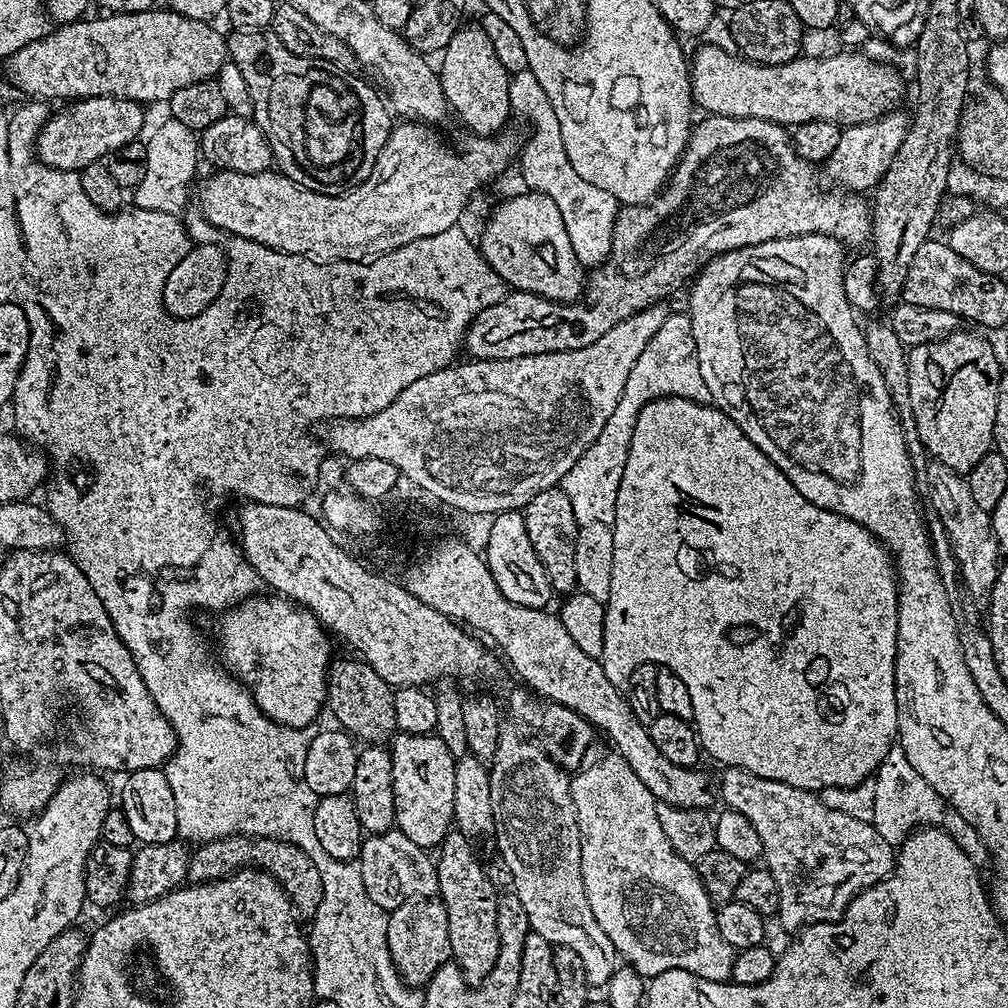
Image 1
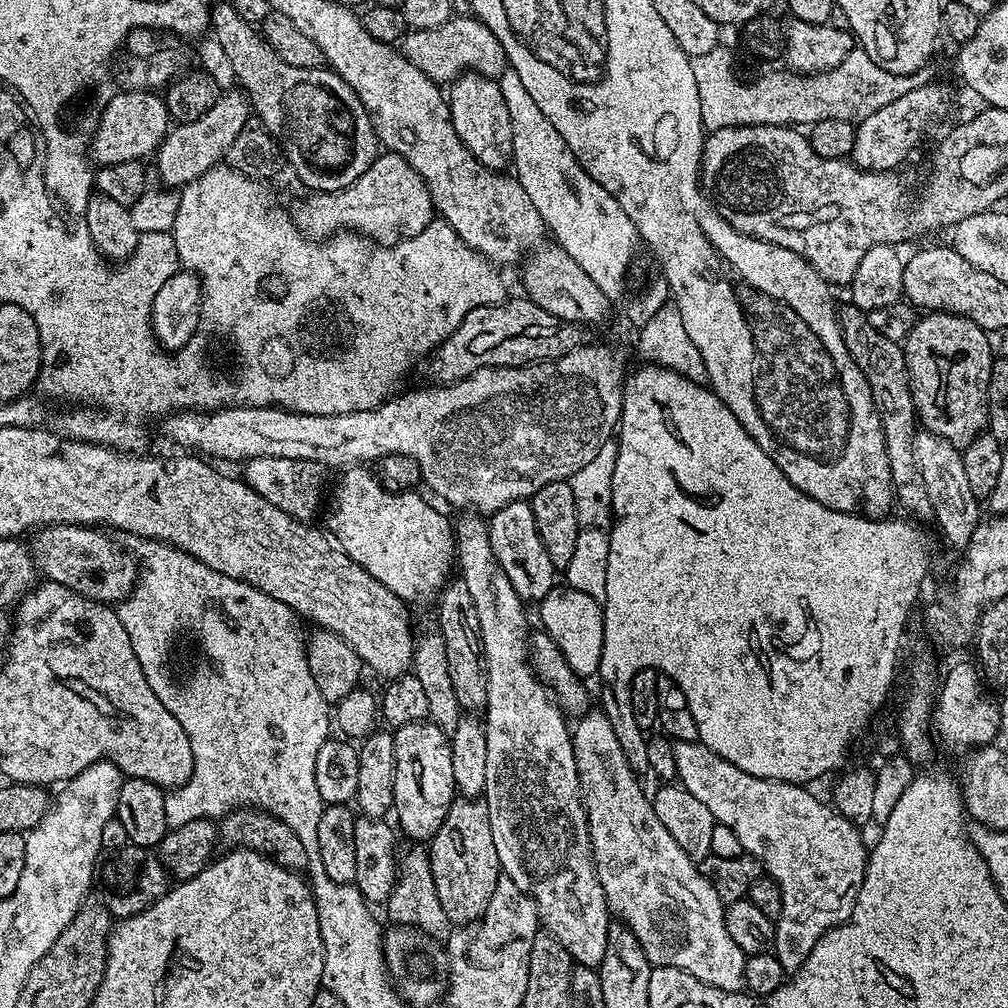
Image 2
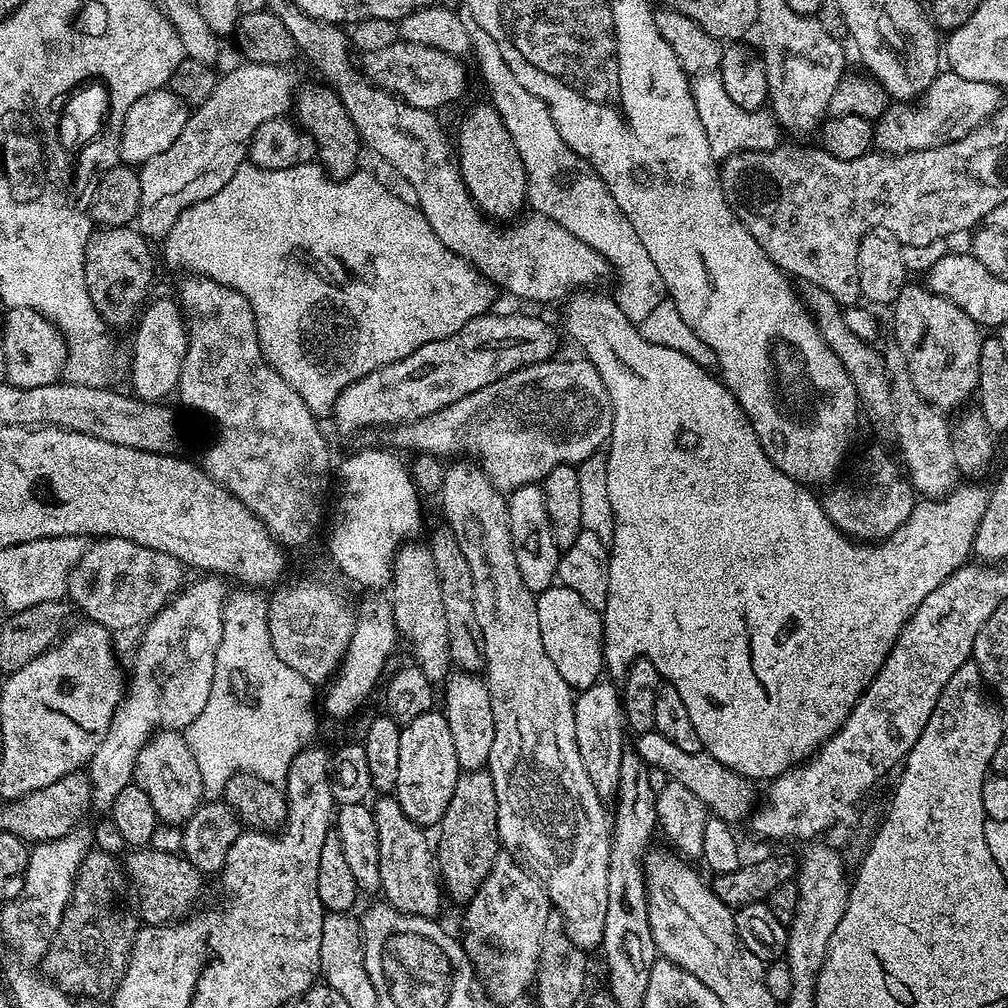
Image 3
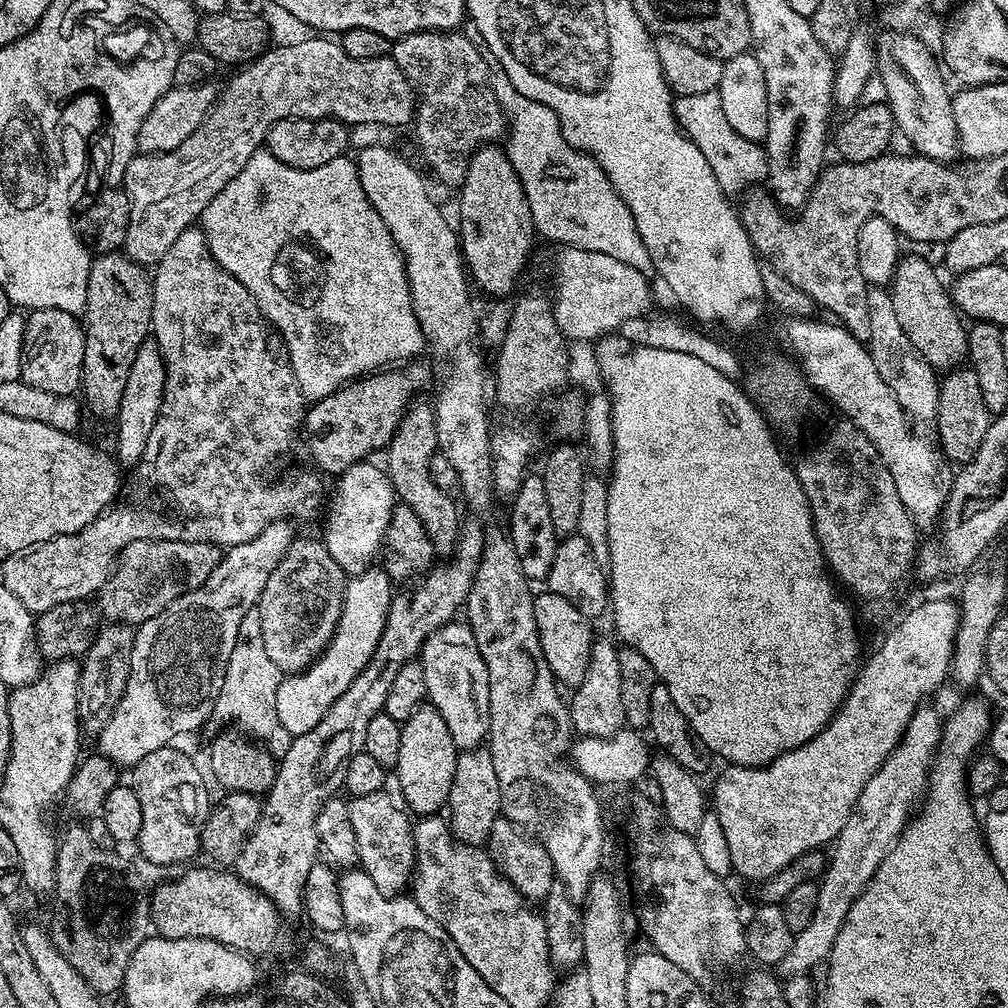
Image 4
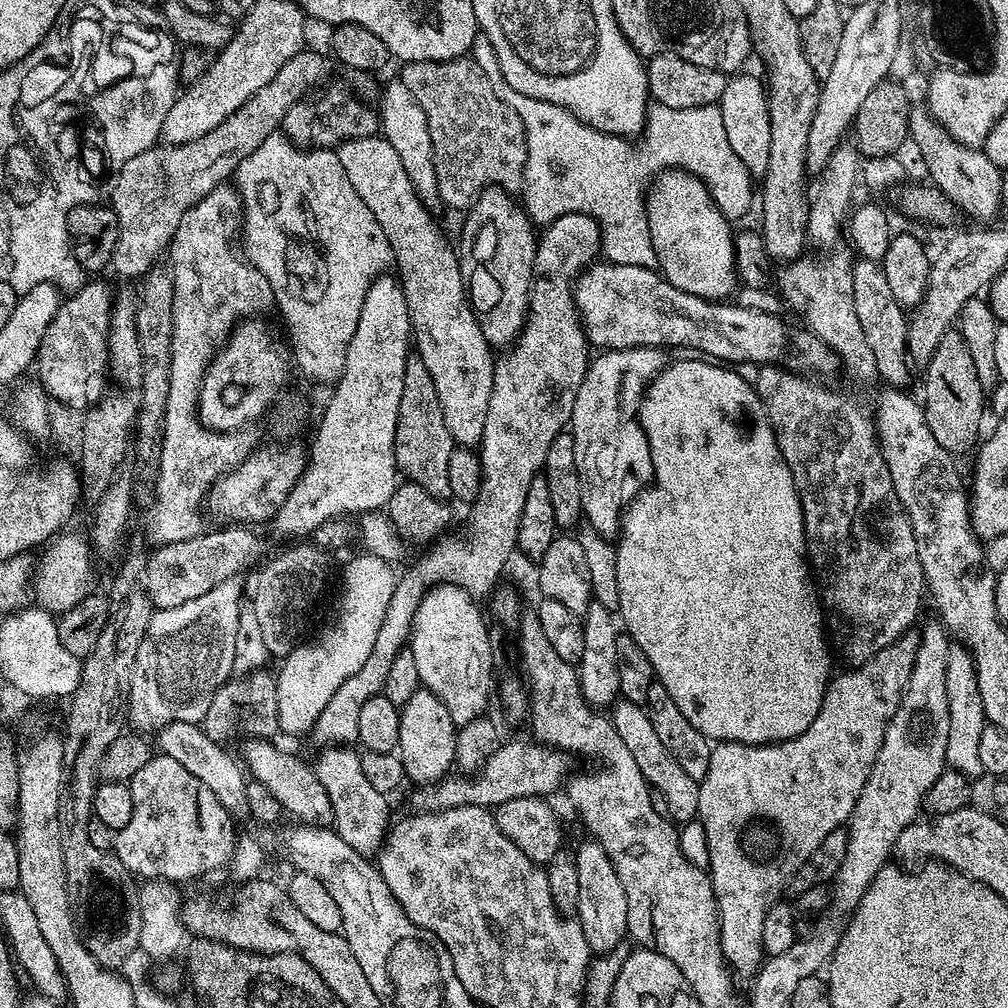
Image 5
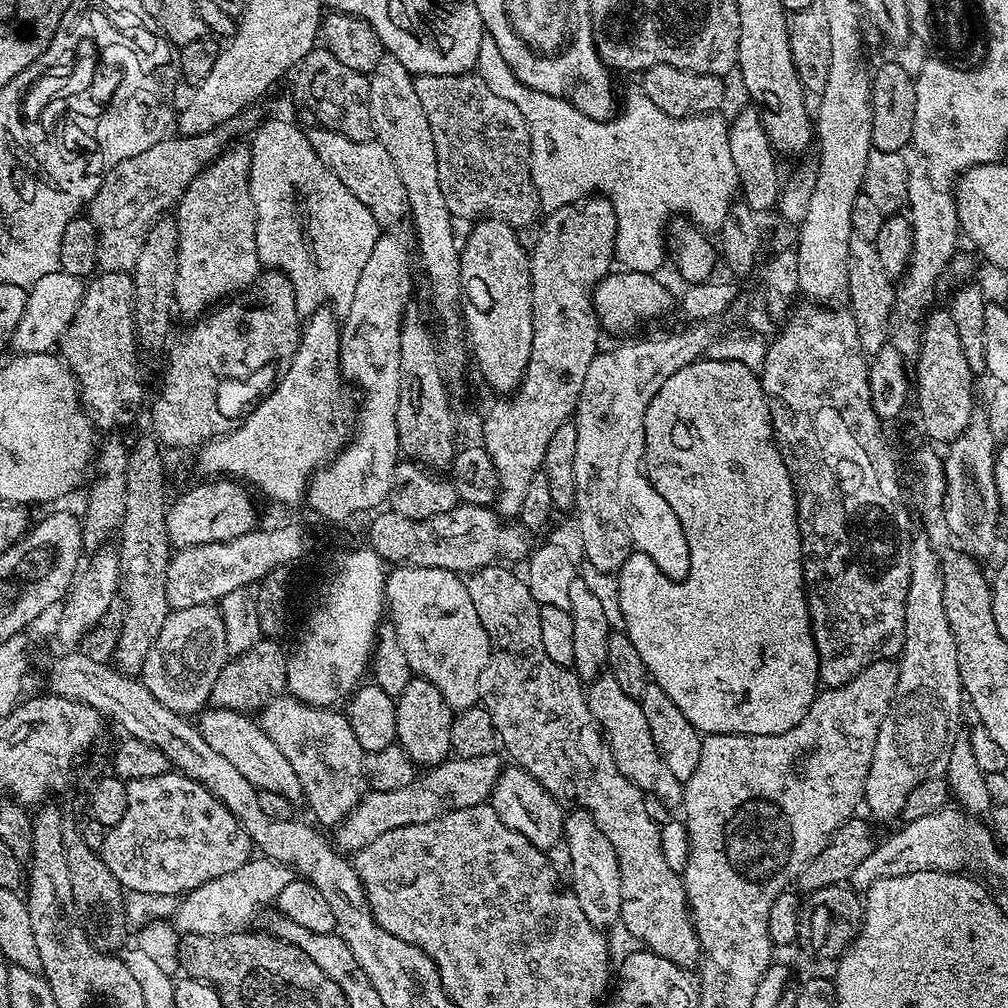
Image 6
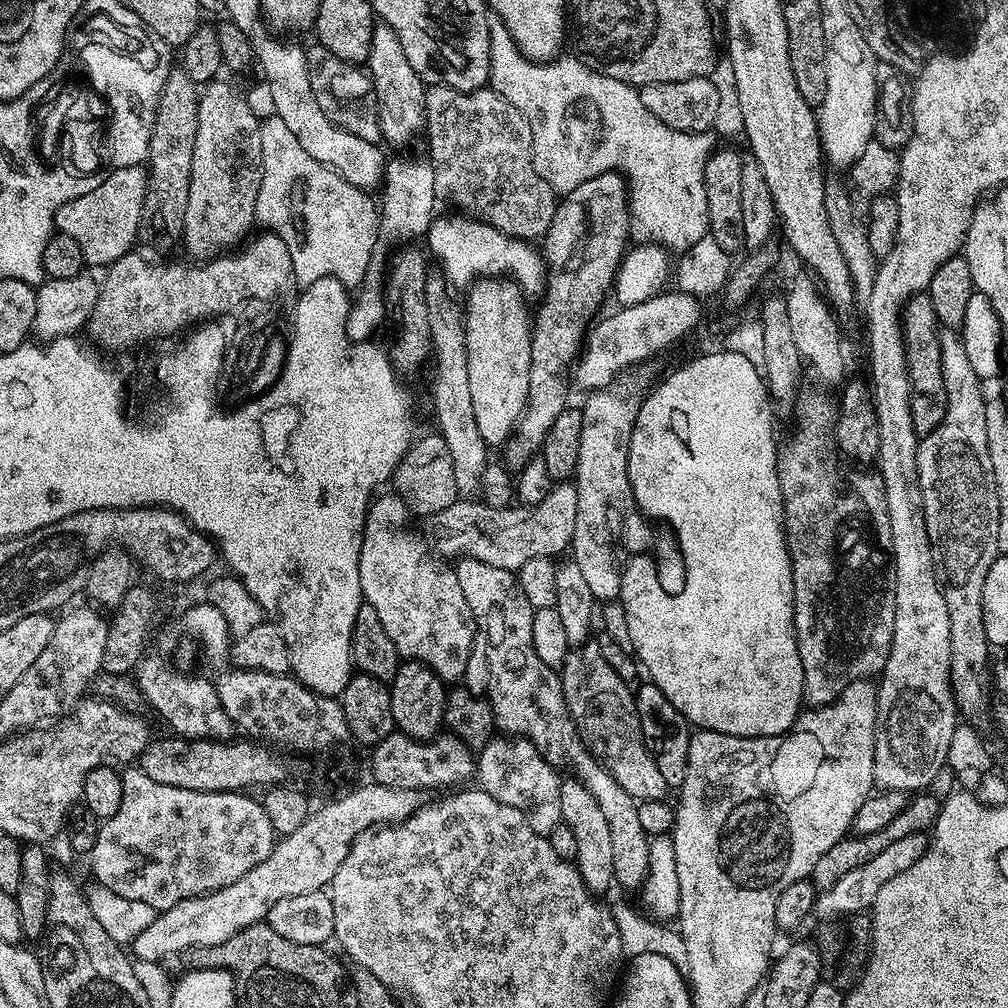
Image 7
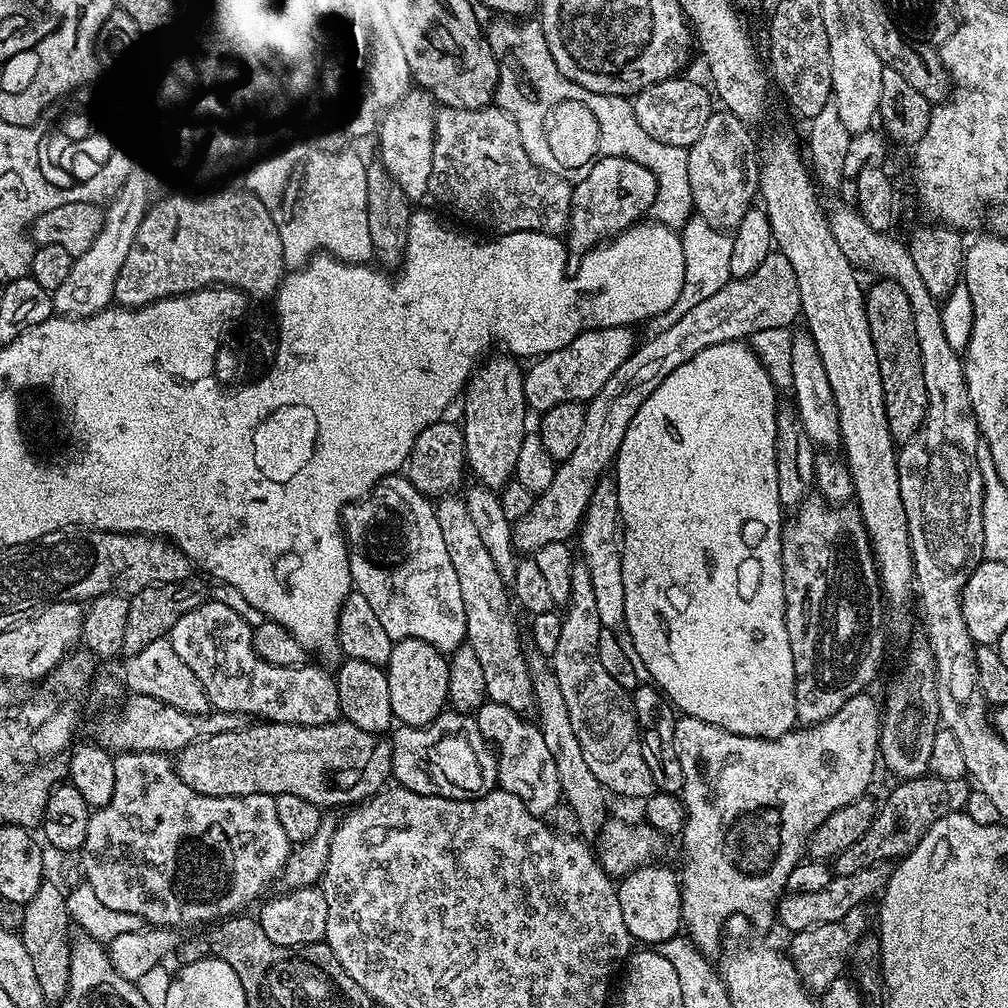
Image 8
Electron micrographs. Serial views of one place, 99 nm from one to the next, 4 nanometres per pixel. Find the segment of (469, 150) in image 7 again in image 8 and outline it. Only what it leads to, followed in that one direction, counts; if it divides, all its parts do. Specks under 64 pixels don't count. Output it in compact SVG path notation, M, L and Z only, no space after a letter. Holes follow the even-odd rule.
M489 106L478 110L441 107L437 111L432 174L431 195L436 195L462 219L489 228L492 231L489 233L544 232L548 236L567 233L572 217L573 185L534 163L530 154L526 154L526 146L522 146L522 134L516 120L509 112L503 112L498 107Z

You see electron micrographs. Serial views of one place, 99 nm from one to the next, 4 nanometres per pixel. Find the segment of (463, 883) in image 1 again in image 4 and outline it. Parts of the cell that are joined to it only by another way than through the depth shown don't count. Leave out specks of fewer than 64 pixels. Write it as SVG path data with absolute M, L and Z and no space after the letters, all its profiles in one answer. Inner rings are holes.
M491 747L466 748L457 755L454 782L446 805L446 819L453 836L464 846L480 846L492 835L494 822L501 815L498 774L494 770Z

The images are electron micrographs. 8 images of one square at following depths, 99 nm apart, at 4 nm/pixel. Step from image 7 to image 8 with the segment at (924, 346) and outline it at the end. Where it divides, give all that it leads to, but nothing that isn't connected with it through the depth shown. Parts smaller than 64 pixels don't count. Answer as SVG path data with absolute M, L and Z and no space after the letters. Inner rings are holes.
M880 278L875 283L864 294L866 322L870 326L870 338L874 338L874 350L878 354L888 429L897 445L903 446L920 429L928 409L926 382L922 382L922 358L916 345L914 314L906 290L902 290L902 286L893 280Z

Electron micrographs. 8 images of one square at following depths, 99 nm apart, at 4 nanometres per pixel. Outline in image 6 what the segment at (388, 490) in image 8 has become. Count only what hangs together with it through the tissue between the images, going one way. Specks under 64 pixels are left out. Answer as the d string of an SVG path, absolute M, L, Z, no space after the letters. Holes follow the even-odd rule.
M396 566L387 573L384 598L390 616L392 612L391 627L396 630L398 642L402 642L406 662L410 662L413 673L419 679L434 682L434 686L438 686L438 694L442 694L453 710L477 707L480 699L478 678L492 655L492 641L478 618L478 610L474 610L474 602L470 602L467 583L457 573L441 568Z

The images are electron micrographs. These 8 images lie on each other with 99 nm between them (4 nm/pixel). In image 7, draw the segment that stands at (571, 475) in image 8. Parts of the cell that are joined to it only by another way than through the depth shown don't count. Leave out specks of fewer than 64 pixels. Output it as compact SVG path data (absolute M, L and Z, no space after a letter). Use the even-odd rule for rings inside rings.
M560 482L550 490L550 494L546 494L546 498L542 498L542 502L527 506L491 508L489 504L474 498L458 498L450 506L446 506L446 510L438 510L433 516L427 517L426 524L431 547L441 557L478 560L486 562L486 566L498 566L507 572L519 573L520 568L530 562L530 558L556 558L567 553L572 547L574 521L577 518L578 490L575 483Z

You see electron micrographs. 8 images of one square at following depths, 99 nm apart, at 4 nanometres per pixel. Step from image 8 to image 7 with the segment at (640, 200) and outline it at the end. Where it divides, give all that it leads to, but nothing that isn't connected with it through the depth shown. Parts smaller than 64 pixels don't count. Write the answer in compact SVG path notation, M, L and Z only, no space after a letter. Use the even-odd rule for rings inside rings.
M603 172L594 178L590 178L586 182L582 182L582 186L575 188L573 192L567 193L557 203L556 213L554 214L554 222L550 222L550 230L542 237L542 255L546 265L546 279L544 282L544 290L542 299L539 301L540 309L535 309L534 323L532 325L532 357L530 358L530 390L528 391L528 405L524 407L524 412L520 416L520 420L516 423L516 430L508 438L507 444L503 445L502 457L503 463L509 469L519 470L523 468L526 462L530 462L539 453L541 446L544 444L546 434L550 430L550 426L554 424L554 418L558 418L558 414L562 414L562 410L569 403L568 388L570 389L570 369L576 363L576 357L579 356L581 347L584 343L585 335L593 323L594 317L597 315L596 307L600 304L600 299L604 296L604 291L609 291L616 279L616 271L620 268L620 261L624 259L626 249L630 244L630 233L628 231L628 182L623 175L618 172Z

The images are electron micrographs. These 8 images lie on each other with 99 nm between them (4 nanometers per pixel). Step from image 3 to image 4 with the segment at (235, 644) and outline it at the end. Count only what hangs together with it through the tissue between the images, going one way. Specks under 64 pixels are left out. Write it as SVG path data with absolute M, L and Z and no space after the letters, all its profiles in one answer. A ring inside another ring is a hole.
M250 611L240 623L240 633L230 654L230 662L226 666L220 692L216 696L216 704L212 707L212 716L215 719L229 720L232 723L229 725L235 726L243 735L262 742L263 747L276 758L284 755L290 743L276 709L276 695L281 679L278 666L274 666L270 658L266 658L266 646L262 646L260 617L255 611Z

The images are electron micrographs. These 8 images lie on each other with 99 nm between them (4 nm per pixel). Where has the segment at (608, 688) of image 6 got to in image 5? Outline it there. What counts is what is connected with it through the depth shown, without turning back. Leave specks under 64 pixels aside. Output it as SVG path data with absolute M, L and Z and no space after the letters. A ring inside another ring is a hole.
M620 698L611 705L610 719L618 738L622 738L626 750L634 758L638 770L642 770L648 785L662 790L662 798L666 798L668 816L676 822L697 819L699 783L694 778L690 778L686 770L682 770L682 766L674 762L674 758L670 758L670 754L659 741L654 726L650 726L647 711L641 705L631 704L629 700Z

